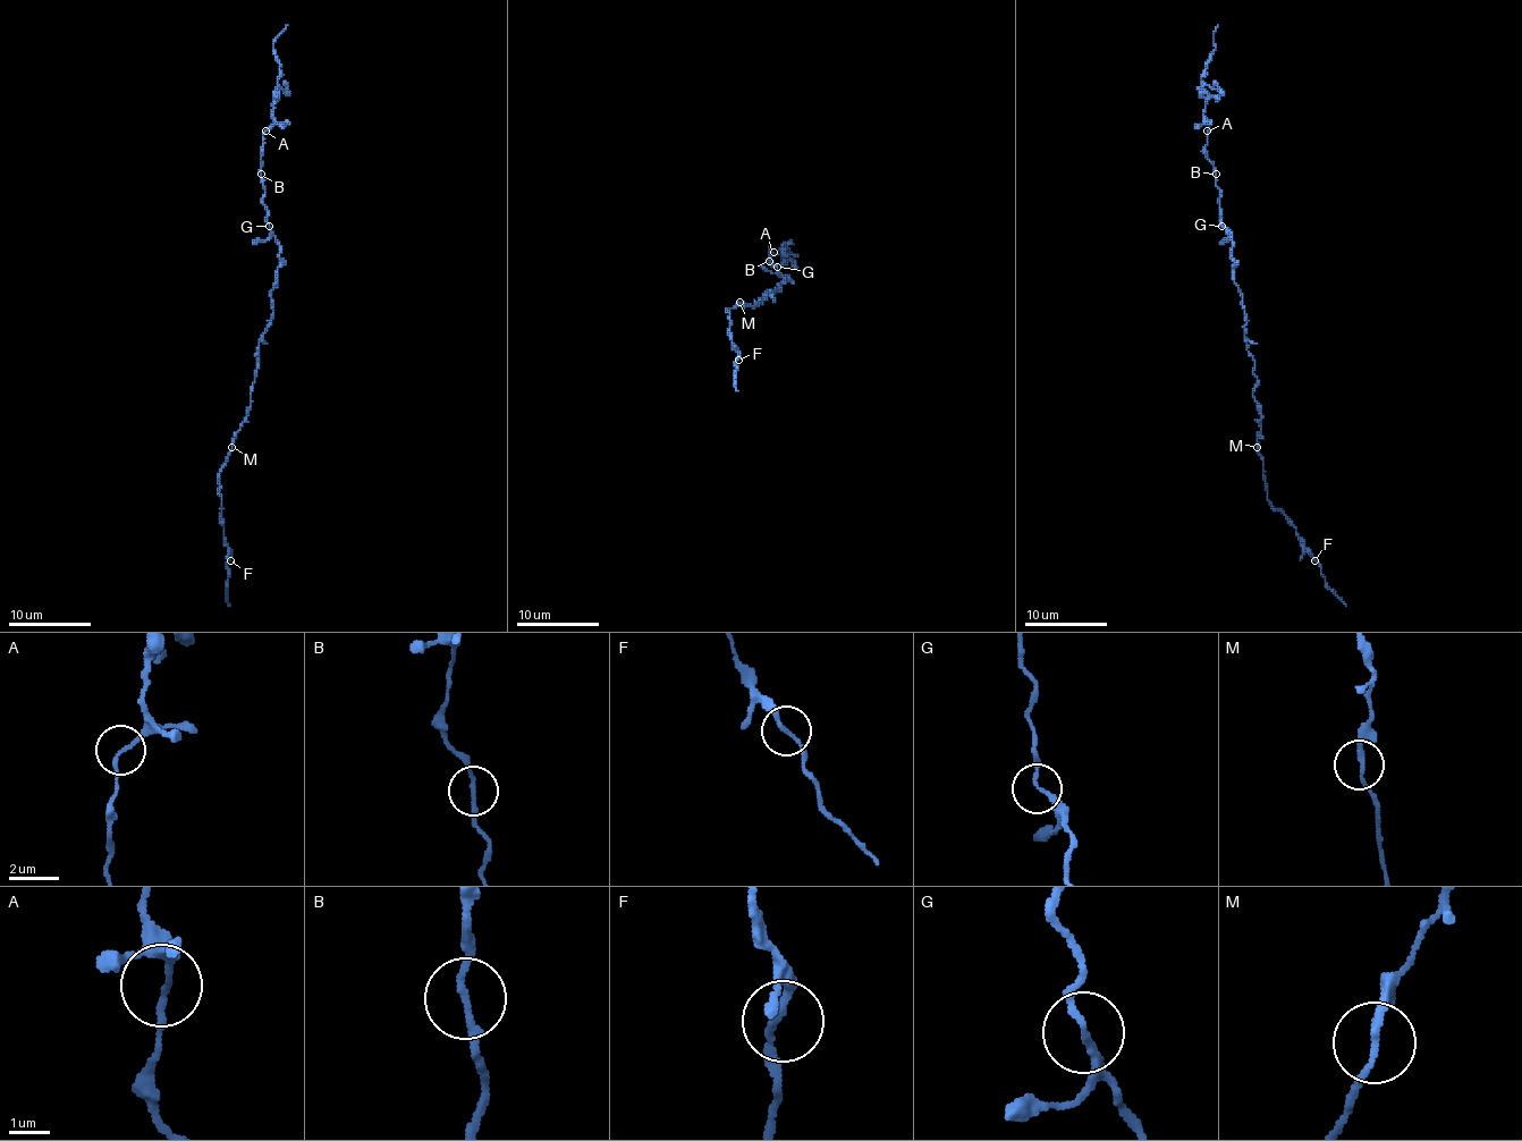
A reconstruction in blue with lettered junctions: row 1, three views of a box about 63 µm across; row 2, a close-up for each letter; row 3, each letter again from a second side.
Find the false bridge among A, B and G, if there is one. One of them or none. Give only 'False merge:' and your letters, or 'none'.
False merge: none

